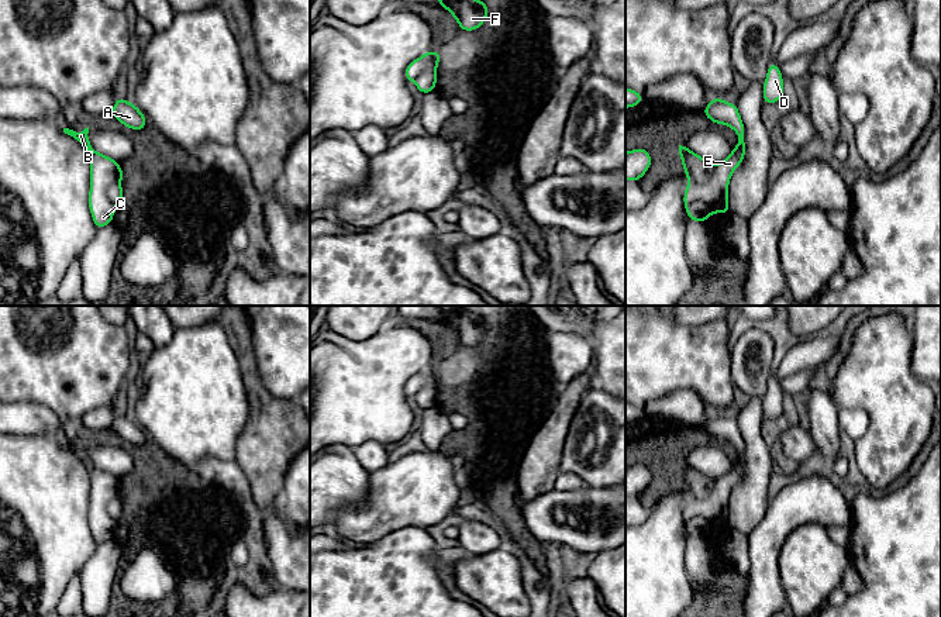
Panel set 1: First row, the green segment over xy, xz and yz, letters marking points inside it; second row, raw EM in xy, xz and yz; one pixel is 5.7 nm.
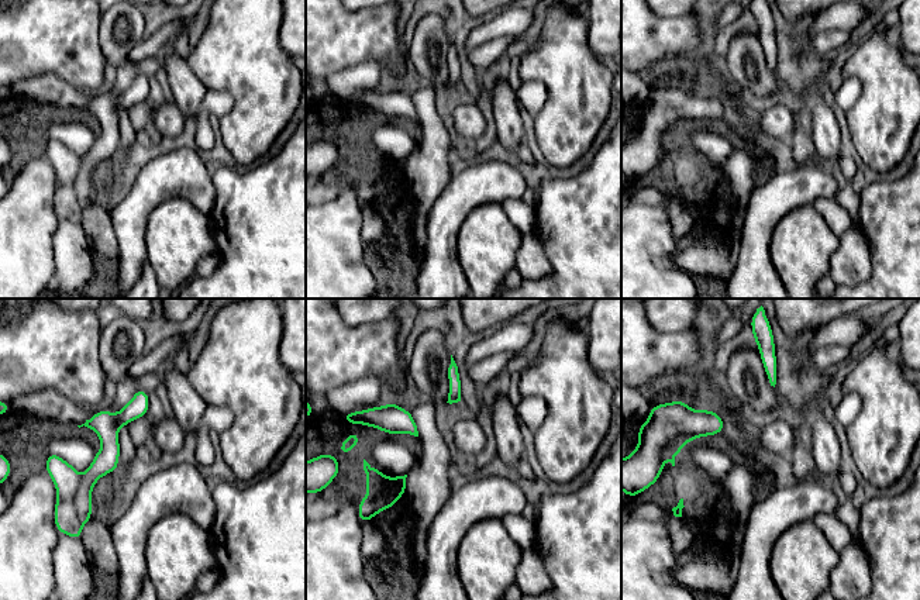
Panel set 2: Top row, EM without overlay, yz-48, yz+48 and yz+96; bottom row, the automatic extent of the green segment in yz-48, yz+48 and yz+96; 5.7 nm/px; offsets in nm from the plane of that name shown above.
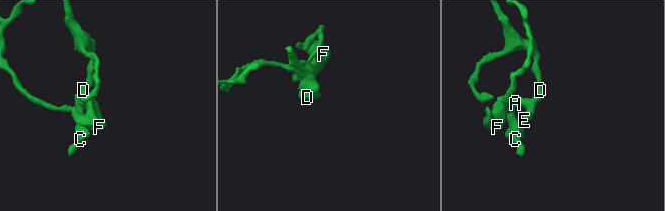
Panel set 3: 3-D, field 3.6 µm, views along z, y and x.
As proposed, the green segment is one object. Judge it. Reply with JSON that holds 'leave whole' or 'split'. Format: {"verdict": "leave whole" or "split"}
{"verdict": "split"}

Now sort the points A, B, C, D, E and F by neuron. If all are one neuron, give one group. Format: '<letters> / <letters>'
A D E F / B C

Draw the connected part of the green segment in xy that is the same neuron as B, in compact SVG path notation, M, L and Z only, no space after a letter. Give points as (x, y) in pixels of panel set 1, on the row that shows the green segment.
M89 127L82 132L63 128L63 132L77 139L90 159L90 189L89 189L89 210L97 230L113 223L117 204L107 197L107 187L124 177L124 169L114 158L103 155L93 149L89 139Z

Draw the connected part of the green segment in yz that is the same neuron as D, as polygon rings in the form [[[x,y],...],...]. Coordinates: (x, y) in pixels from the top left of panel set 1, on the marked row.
[[[773,62],[768,63],[768,73],[762,90],[764,104],[773,104],[783,99],[783,75],[779,65]]]

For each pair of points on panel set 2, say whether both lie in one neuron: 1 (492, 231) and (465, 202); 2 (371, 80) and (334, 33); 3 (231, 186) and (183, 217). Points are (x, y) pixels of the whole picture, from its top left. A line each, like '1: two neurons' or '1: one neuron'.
1: two neurons
2: two neurons
3: two neurons

